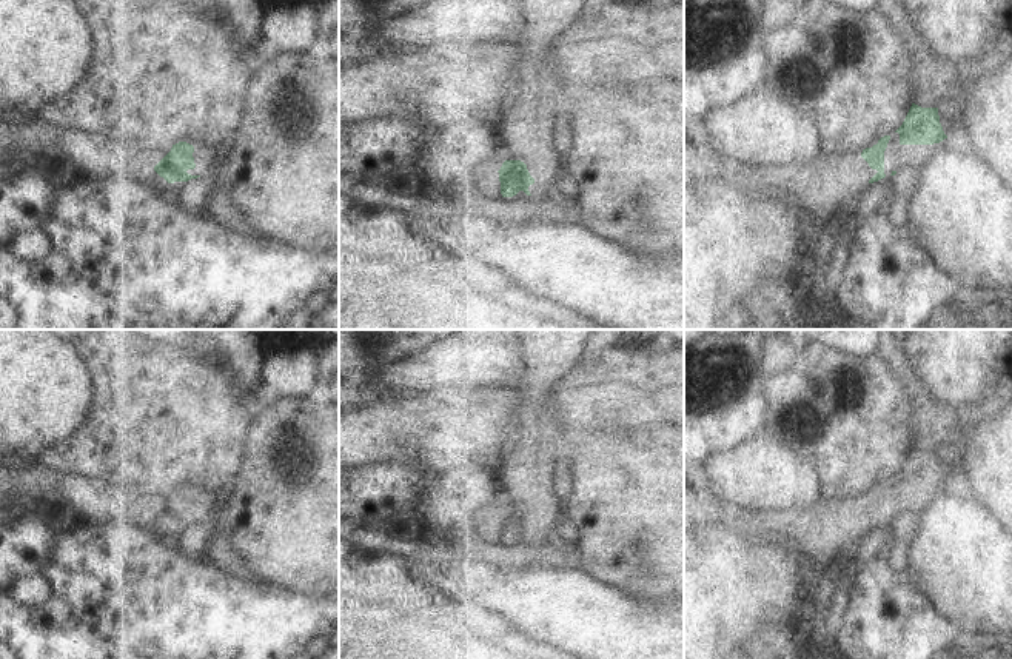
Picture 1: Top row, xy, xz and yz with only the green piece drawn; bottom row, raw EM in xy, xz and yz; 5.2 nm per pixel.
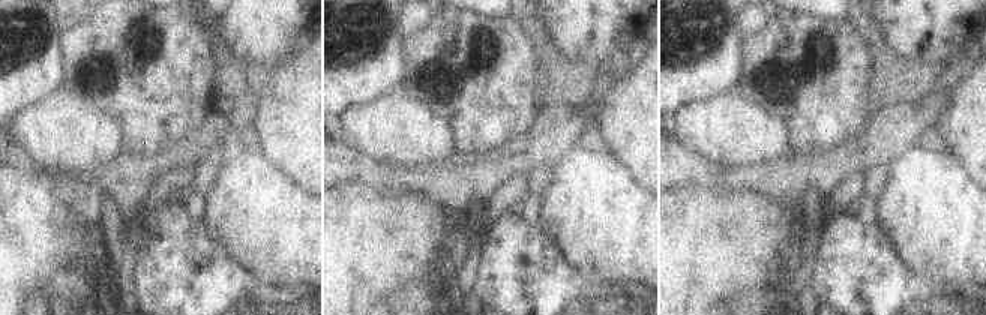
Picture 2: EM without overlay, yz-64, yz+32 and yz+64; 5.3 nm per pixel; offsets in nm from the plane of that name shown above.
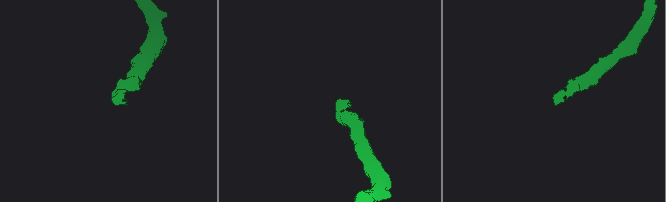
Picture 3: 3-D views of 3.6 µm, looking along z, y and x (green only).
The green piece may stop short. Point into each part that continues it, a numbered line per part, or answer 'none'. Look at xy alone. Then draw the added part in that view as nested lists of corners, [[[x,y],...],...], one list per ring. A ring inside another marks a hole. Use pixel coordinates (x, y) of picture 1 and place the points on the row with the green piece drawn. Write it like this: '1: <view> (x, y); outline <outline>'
1: xy (205, 159); outline [[[213,146],[194,148],[193,157],[194,157],[196,168],[188,169],[186,172],[191,176],[211,174],[211,171],[217,165],[220,154],[222,152]]]

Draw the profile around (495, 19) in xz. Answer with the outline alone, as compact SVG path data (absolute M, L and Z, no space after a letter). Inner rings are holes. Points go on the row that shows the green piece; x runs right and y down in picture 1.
M459 0L459 20L474 22L479 35L488 40L511 40L527 25L525 0Z

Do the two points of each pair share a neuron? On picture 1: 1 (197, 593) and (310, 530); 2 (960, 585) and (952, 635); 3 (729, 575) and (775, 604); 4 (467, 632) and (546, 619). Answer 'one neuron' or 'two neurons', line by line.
1: two neurons
2: two neurons
3: one neuron
4: two neurons

